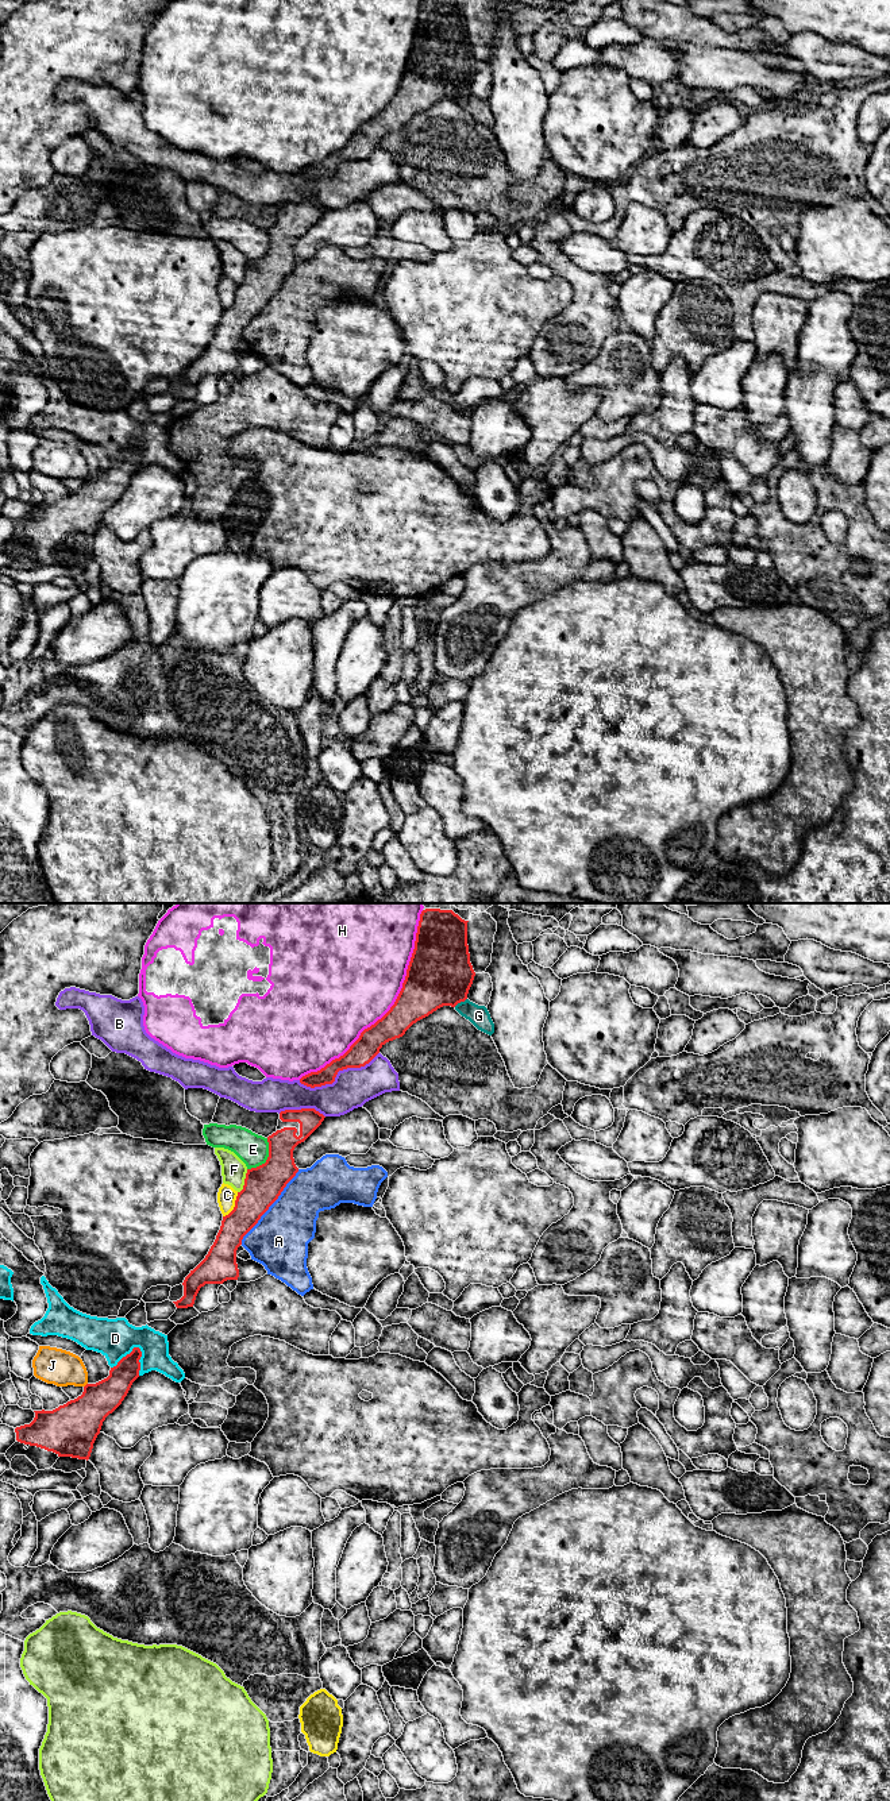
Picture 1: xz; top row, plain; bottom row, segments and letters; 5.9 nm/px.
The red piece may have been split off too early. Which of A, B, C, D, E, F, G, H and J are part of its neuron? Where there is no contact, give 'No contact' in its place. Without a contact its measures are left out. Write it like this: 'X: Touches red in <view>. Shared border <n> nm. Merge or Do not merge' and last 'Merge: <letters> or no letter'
A: Touches red in xz. Shared border 550 nm. Do not merge
B: Touches red in xz. Shared border 500 nm. Do not merge
C: Touches red in xz. Shared border 180 nm. Do not merge
D: Touches red in xz. Shared border 220 nm. Do not merge
E: Touches red in xz. Shared border 220 nm. Do not merge
F: Touches red in xz. Shared border 160 nm. Do not merge
G: Touches red in xz. Shared border 90 nm. Do not merge
H: Touches red in xz. Shared border 1250 nm. Do not merge
J: Touches red in xz. Shared border 40 nm. Do not merge
Merge: no letter

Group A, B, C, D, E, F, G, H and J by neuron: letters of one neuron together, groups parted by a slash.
A / B / C / D / E / F / G / H / J

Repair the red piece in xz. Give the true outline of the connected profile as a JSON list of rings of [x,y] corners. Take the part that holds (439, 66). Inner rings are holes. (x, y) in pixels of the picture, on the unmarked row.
[[[425,1],[420,7],[415,42],[402,81],[390,103],[339,151],[300,176],[315,181],[332,177],[339,163],[369,157],[389,134],[443,99],[467,92],[475,65],[470,55],[467,15],[452,3]]]

